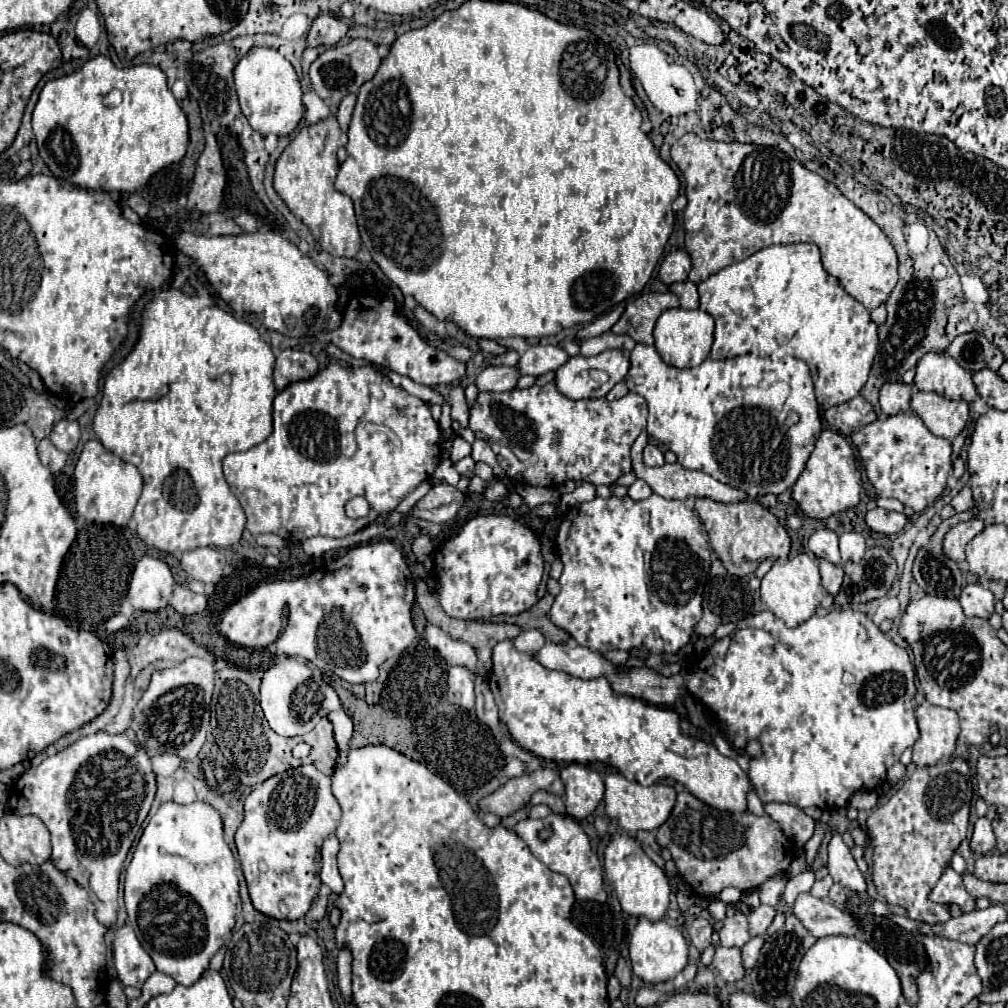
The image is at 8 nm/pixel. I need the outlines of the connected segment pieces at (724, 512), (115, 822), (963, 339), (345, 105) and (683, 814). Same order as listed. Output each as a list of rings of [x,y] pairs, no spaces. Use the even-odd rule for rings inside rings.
[[[709,497],[695,499],[695,511],[701,517],[713,551],[719,555],[721,563],[731,575],[745,577],[755,573],[759,563],[767,557],[787,559],[789,555],[789,535],[787,529],[779,523],[779,519],[757,501],[739,501],[735,505],[723,505],[719,501],[711,501]]]
[[[99,731],[87,737],[79,737],[75,743],[47,757],[37,767],[29,767],[11,787],[9,811],[17,815],[37,815],[47,825],[53,845],[53,863],[87,891],[91,887],[91,891],[101,901],[101,905],[97,905],[97,919],[109,927],[117,915],[117,885],[121,867],[135,835],[141,829],[141,823],[151,809],[155,789],[155,771],[147,751],[127,733]],[[78,865],[89,871],[89,877],[78,869]]]
[[[973,331],[955,337],[955,341],[949,345],[947,353],[967,371],[975,373],[981,369],[993,369],[997,371],[1001,363],[1005,361],[1005,355],[997,345],[993,345],[985,333]]]
[[[347,95],[337,109],[337,121],[339,121],[343,131],[347,131],[347,127],[349,127],[349,121],[351,121],[351,115],[353,115],[353,109],[355,109],[355,99],[357,99],[355,95]]]
[[[689,791],[677,795],[677,803],[669,815],[669,819],[657,829],[657,843],[667,847],[673,855],[680,877],[689,883],[692,891],[701,897],[717,897],[723,887],[737,887],[739,891],[753,891],[761,887],[767,879],[785,873],[793,861],[793,843],[783,835],[777,821],[767,815],[753,815],[749,811],[743,813],[729,813],[709,807],[707,803],[699,801]]]

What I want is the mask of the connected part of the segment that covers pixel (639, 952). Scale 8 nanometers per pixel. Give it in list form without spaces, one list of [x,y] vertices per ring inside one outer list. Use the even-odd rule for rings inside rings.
[[[639,917],[633,937],[629,941],[629,959],[633,973],[641,977],[643,981],[653,981],[661,983],[667,979],[673,979],[679,971],[685,969],[687,965],[687,943],[681,931],[673,925],[669,925],[665,919],[659,921],[649,921],[647,917]]]

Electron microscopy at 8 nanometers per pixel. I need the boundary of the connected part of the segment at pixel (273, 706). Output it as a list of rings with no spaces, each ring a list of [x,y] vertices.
[[[295,657],[279,659],[263,675],[260,686],[259,703],[263,707],[269,727],[277,735],[305,735],[309,733],[321,717],[327,717],[331,711],[341,709],[341,701],[333,687],[329,687],[319,671],[311,669],[305,661]]]

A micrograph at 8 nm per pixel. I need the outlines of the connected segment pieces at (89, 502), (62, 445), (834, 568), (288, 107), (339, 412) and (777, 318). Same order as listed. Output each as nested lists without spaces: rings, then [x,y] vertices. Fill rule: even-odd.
[[[89,439],[83,445],[75,467],[75,507],[77,515],[85,517],[85,521],[125,527],[141,497],[141,487],[143,479],[135,465],[129,465],[111,451],[107,451],[99,439]]]
[[[61,419],[53,425],[53,431],[49,437],[57,449],[71,453],[79,443],[79,423],[69,421],[69,419]]]
[[[819,559],[819,569],[821,569],[821,581],[823,581],[825,591],[835,595],[841,587],[841,581],[843,581],[843,569],[839,565],[825,561],[825,559]]]
[[[251,47],[235,65],[235,89],[241,113],[261,135],[289,135],[303,117],[301,85],[291,63],[273,47]]]
[[[329,363],[315,377],[309,377],[305,381],[289,383],[283,391],[277,393],[275,403],[273,403],[273,433],[261,445],[255,445],[251,449],[239,451],[239,453],[229,453],[223,459],[223,473],[225,473],[227,485],[231,487],[231,493],[237,497],[237,501],[241,503],[241,507],[247,515],[247,525],[245,527],[251,531],[251,535],[275,533],[275,535],[279,535],[287,541],[295,541],[295,537],[297,539],[307,539],[307,537],[313,537],[313,535],[325,535],[325,537],[335,537],[337,539],[337,537],[347,537],[347,535],[353,535],[353,533],[365,529],[375,517],[395,509],[421,481],[431,479],[431,475],[433,475],[433,471],[439,463],[439,453],[441,453],[441,431],[439,431],[439,425],[431,419],[431,411],[429,411],[429,405],[425,401],[421,401],[419,397],[413,397],[405,389],[393,385],[387,375],[375,371],[369,365],[365,365],[365,367],[341,367],[339,363]],[[355,495],[361,495],[369,501],[371,511],[369,511],[367,517],[349,519],[345,515],[343,507]]]
[[[793,243],[793,245],[771,245],[771,247],[765,247],[765,249],[761,249],[761,251],[757,251],[757,253],[753,253],[753,255],[751,255],[751,257],[747,257],[747,259],[743,259],[743,261],[739,261],[739,263],[733,263],[733,265],[729,265],[729,267],[725,267],[725,269],[721,269],[721,271],[719,271],[719,273],[715,273],[715,275],[711,275],[711,277],[709,277],[709,279],[705,279],[705,281],[701,281],[701,283],[699,283],[699,285],[697,285],[697,289],[699,289],[699,301],[701,301],[701,305],[699,305],[699,309],[703,309],[703,311],[707,311],[707,313],[709,313],[709,315],[711,315],[711,317],[713,317],[713,319],[715,319],[715,341],[713,341],[713,349],[711,349],[711,359],[725,359],[725,357],[737,357],[737,355],[745,355],[745,353],[748,353],[748,354],[746,354],[746,355],[749,355],[749,353],[755,353],[755,352],[754,352],[754,351],[753,351],[753,352],[749,352],[749,351],[751,351],[751,349],[753,349],[753,347],[757,347],[757,349],[761,349],[761,351],[763,351],[763,353],[767,353],[767,351],[777,351],[777,345],[781,345],[781,343],[783,343],[783,339],[787,339],[787,337],[789,337],[789,339],[791,339],[791,337],[793,337],[793,335],[803,335],[803,351],[805,351],[805,359],[807,359],[807,363],[811,363],[811,371],[813,371],[813,383],[815,383],[815,395],[817,395],[817,401],[819,401],[819,403],[821,403],[821,405],[823,405],[823,407],[833,407],[833,405],[839,405],[839,403],[845,403],[845,401],[849,401],[849,399],[853,399],[853,397],[855,397],[855,395],[859,395],[859,391],[861,391],[861,387],[863,387],[863,385],[865,385],[865,381],[867,381],[867,377],[869,377],[869,371],[871,371],[871,365],[873,365],[873,359],[875,359],[875,353],[877,353],[877,345],[879,345],[879,337],[877,337],[877,325],[875,325],[875,323],[873,323],[873,321],[871,321],[871,317],[869,317],[869,311],[867,311],[867,309],[865,309],[865,307],[863,307],[863,305],[861,305],[861,303],[859,303],[859,301],[855,301],[855,299],[853,299],[853,297],[851,297],[851,295],[849,295],[849,293],[847,293],[847,291],[845,291],[845,289],[843,289],[843,287],[841,287],[841,285],[839,285],[839,281],[837,281],[837,279],[835,279],[835,277],[831,277],[831,275],[829,275],[829,273],[827,273],[827,271],[825,271],[825,267],[823,267],[823,263],[821,263],[821,251],[819,251],[819,247],[817,247],[817,245],[815,245],[815,243]]]

